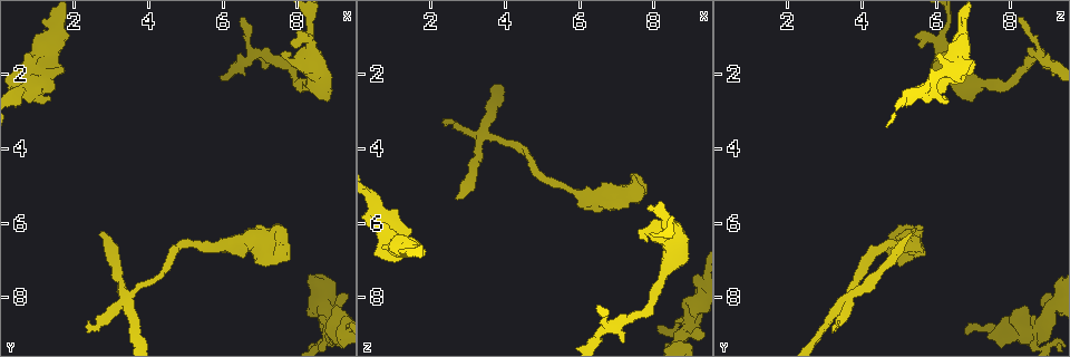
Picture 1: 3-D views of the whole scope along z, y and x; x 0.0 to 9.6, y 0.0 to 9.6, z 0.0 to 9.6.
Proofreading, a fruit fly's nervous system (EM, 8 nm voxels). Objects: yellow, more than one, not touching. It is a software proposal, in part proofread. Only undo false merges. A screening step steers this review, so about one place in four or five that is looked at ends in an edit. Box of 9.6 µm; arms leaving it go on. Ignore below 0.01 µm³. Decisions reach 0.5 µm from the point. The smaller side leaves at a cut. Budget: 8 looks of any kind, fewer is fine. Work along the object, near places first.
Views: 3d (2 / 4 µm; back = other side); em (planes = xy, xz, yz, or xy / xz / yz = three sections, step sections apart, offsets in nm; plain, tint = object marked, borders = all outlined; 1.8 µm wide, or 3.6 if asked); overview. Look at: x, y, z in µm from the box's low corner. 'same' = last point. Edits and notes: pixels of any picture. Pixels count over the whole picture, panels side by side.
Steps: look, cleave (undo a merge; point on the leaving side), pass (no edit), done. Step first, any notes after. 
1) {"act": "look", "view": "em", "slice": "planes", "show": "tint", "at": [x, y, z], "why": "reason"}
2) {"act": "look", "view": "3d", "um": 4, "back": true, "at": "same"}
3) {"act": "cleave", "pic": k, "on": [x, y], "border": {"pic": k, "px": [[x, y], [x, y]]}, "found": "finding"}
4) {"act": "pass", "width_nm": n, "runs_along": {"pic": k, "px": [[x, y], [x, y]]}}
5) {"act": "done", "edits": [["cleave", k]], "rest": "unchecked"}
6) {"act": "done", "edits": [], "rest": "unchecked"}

{"act": "look", "view": "3d", "um": 2, "at": [3.60, 7.85, 3.70], "why": "four arms meet"}

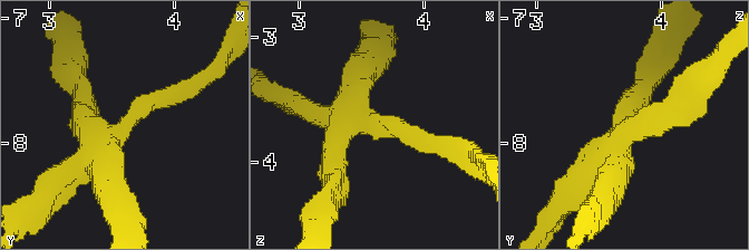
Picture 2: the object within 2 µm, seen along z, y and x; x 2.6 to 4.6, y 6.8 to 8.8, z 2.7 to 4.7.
{"act": "look", "view": "em", "slice": "planes", "show": "tint", "at": [3.62, 7.80, 3.74], "arms": 4, "why": "now the EM"}

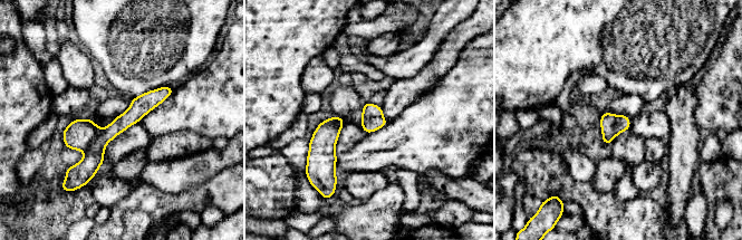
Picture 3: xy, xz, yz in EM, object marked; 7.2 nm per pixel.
{"act": "cleave", "pic": 3, "on": [78, 135], "border": {"pic": 3, "px": [[99, 130], [96, 137], [83, 150]]}, "found": "a second neuron is stuck on"}

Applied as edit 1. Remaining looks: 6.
{"act": "look", "view": "overview", "why": "redraw"}

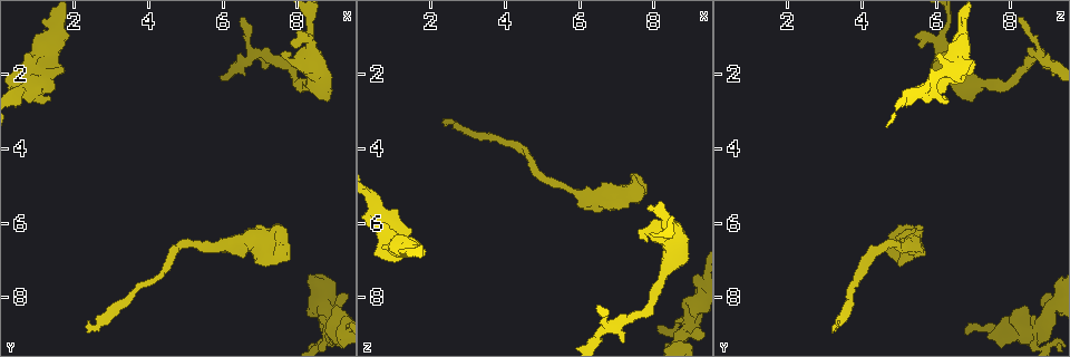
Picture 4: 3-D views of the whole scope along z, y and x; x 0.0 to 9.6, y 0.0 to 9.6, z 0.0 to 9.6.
{"act": "look", "view": "em", "slice": "xz", "step": 4, "show": "tint", "at": [7.50, 6.80, 5.05], "why": "abrupt turn"}

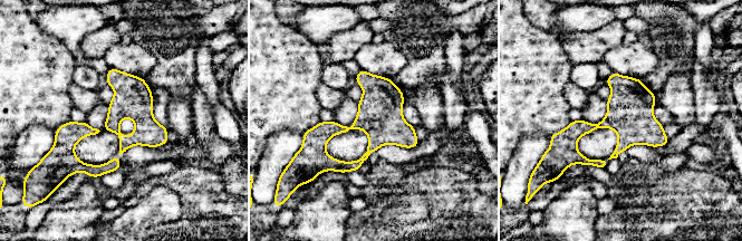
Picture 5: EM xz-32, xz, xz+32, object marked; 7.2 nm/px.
{"act": "look", "view": "em", "slice": "planes", "show": "tint", "at": "same", "why": "another direction"}

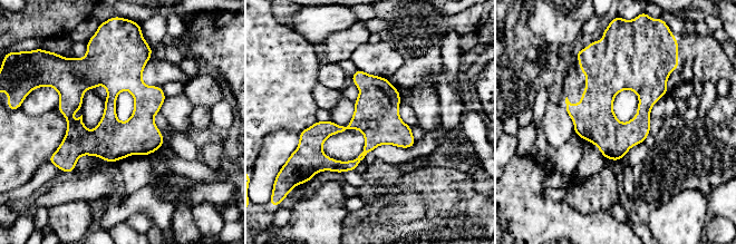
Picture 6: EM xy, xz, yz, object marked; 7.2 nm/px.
{"act": "pass", "runs_along": {"pic": 6, "px": [[126, 55], [109, 122], [71, 166]]}, "found": "all the same neuron"}

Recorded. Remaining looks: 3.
{"act": "look", "view": "em", "um": 3.6, "slice": "xy", "step": 8, "show": "tint", "at": [1.05, 1.60, 6.65]}

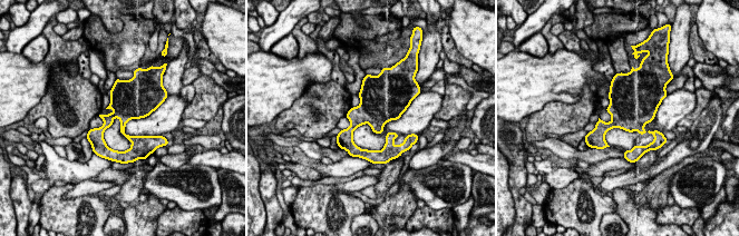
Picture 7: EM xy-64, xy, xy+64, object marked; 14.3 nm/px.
{"act": "look", "view": "em", "um": 3.6, "slice": "planes", "show": "tint", "at": "same", "why": "cut it another way"}

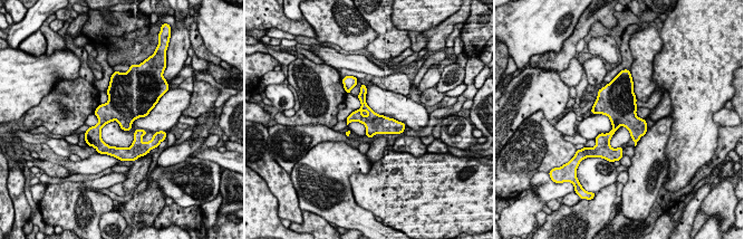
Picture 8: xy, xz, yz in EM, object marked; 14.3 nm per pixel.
{"act": "pass", "runs_along": {"pic": 8, "px": [[363, 88], [365, 110], [399, 127]]}, "found": "one neuron here"}

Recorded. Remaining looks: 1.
{"act": "done", "edits": [["cleave", 3]], "rest": "unchecked"}

